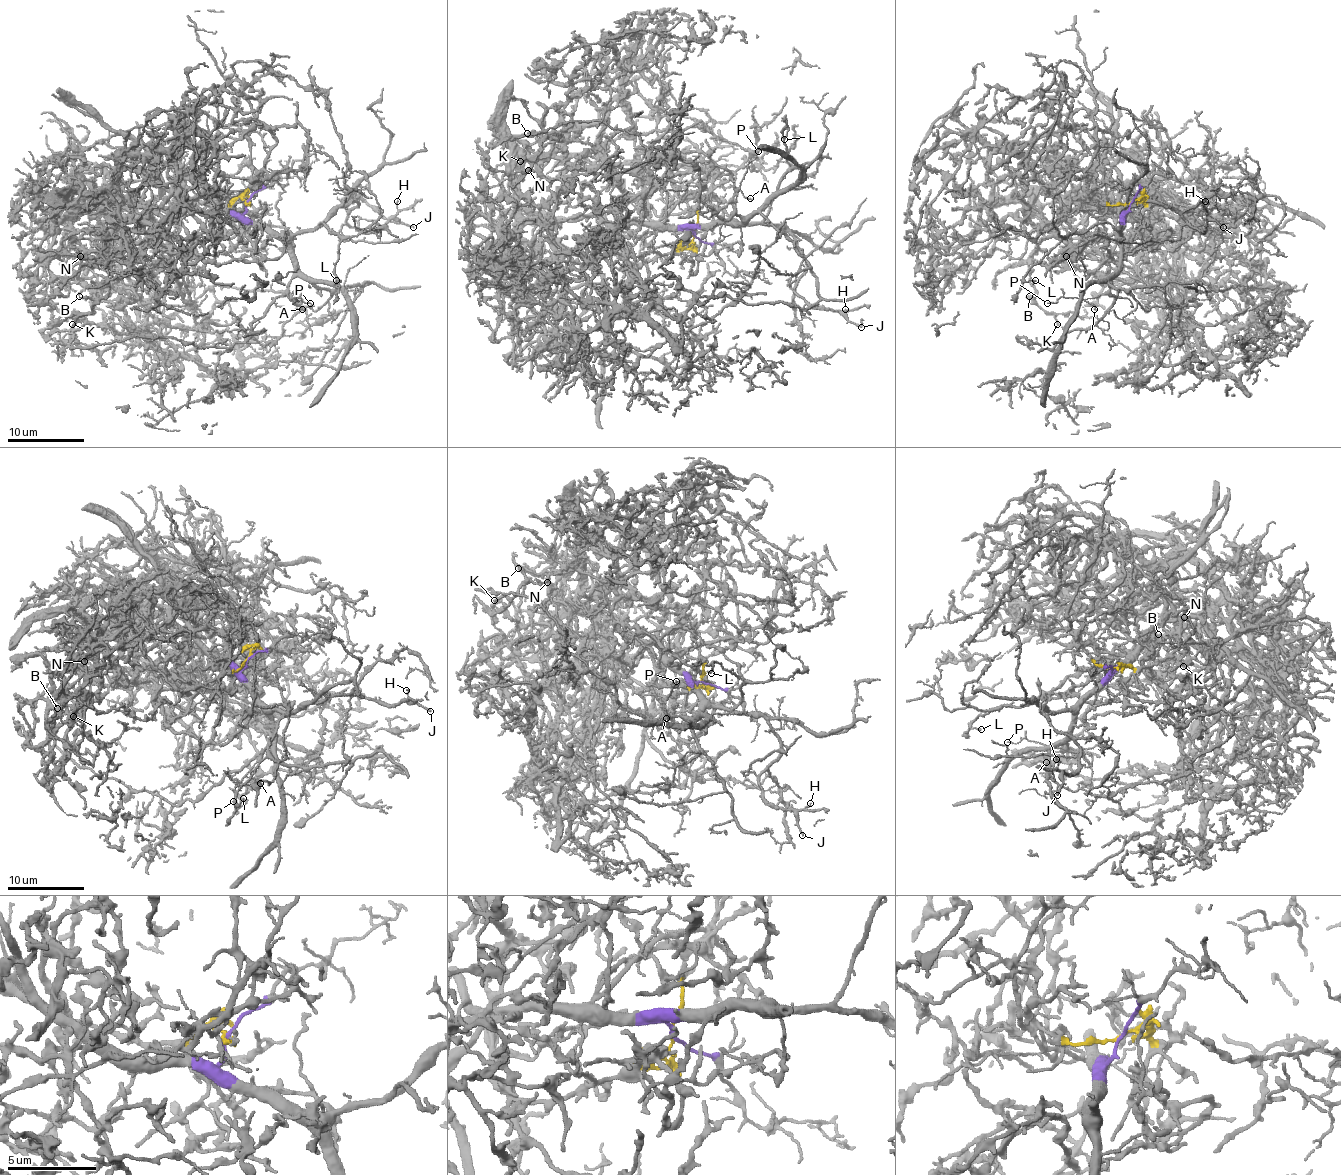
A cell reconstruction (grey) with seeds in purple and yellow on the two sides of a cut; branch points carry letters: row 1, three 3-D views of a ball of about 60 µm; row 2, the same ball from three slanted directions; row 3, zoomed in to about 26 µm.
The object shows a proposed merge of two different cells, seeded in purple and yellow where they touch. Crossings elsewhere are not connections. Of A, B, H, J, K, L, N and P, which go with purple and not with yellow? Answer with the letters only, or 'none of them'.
A, H, J, L, P

